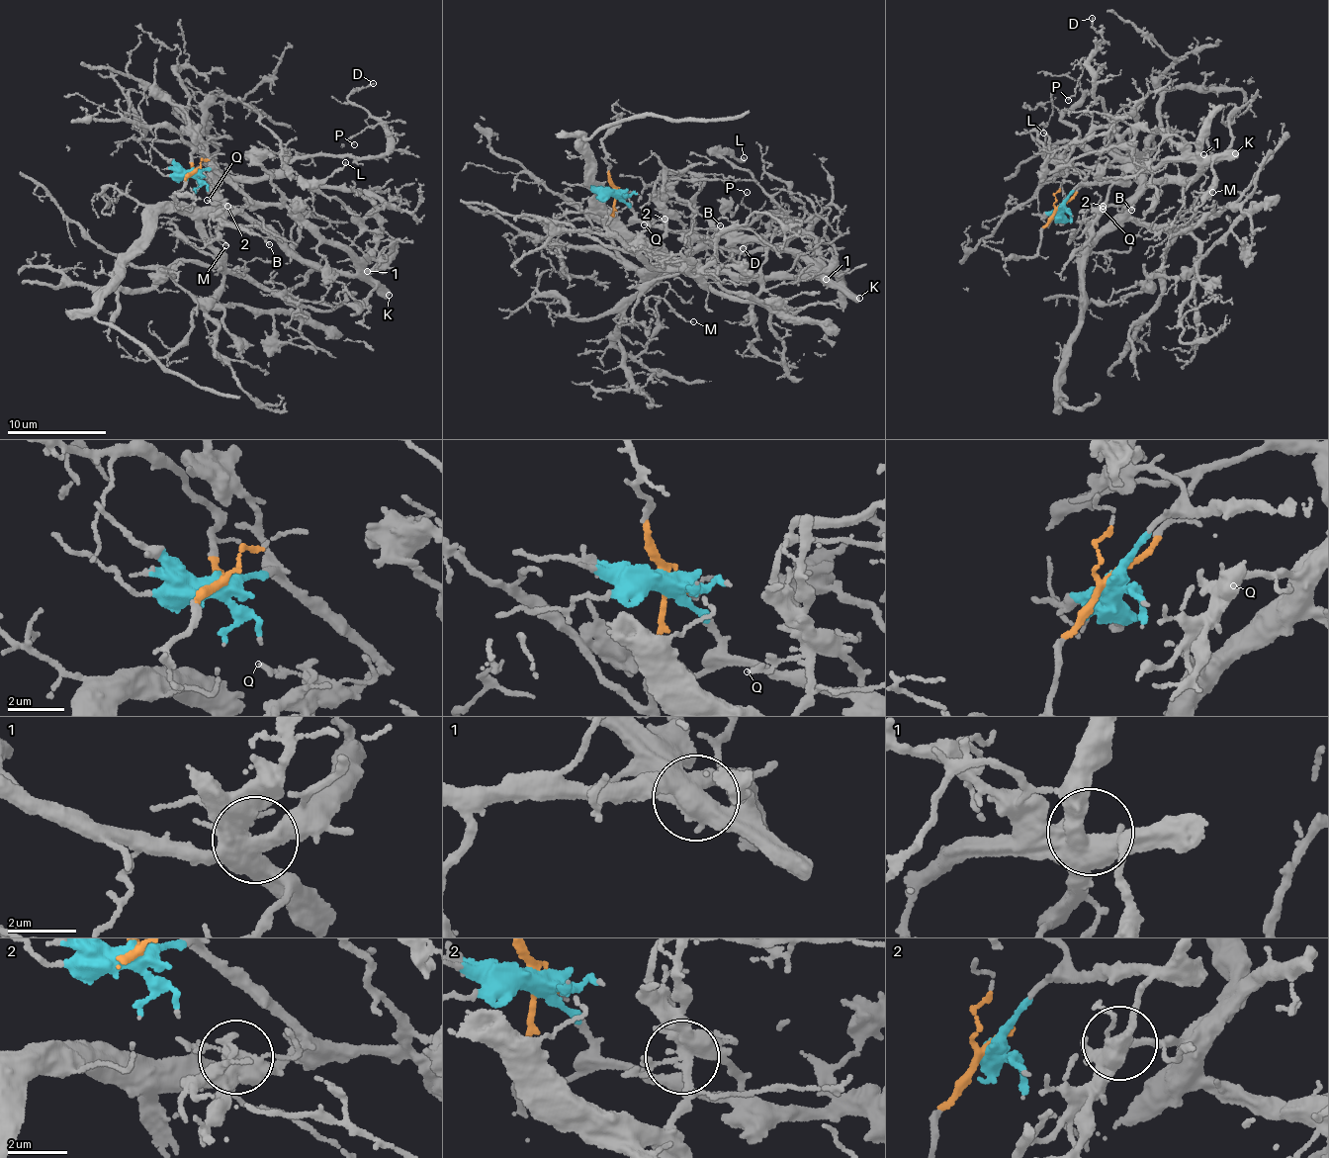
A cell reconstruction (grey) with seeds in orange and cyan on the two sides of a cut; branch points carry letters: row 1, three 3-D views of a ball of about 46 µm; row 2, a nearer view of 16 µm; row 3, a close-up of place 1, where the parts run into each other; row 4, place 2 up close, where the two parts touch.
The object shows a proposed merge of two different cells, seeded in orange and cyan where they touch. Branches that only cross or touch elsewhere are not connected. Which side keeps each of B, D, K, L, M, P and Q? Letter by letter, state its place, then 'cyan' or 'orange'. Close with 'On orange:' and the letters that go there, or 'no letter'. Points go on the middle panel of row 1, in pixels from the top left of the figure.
B: place (720, 225); orange
D: place (743, 248); orange
K: place (859, 298); cyan
L: place (744, 157); cyan
M: place (693, 321); orange
P: place (747, 192); orange
Q: place (644, 224); cyan
On orange: B, D, M, P

